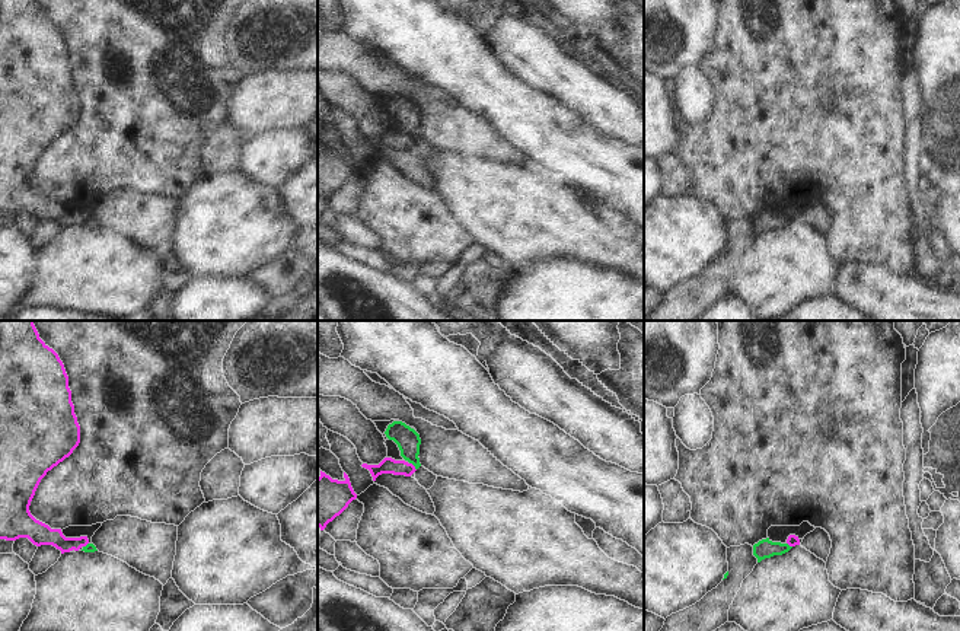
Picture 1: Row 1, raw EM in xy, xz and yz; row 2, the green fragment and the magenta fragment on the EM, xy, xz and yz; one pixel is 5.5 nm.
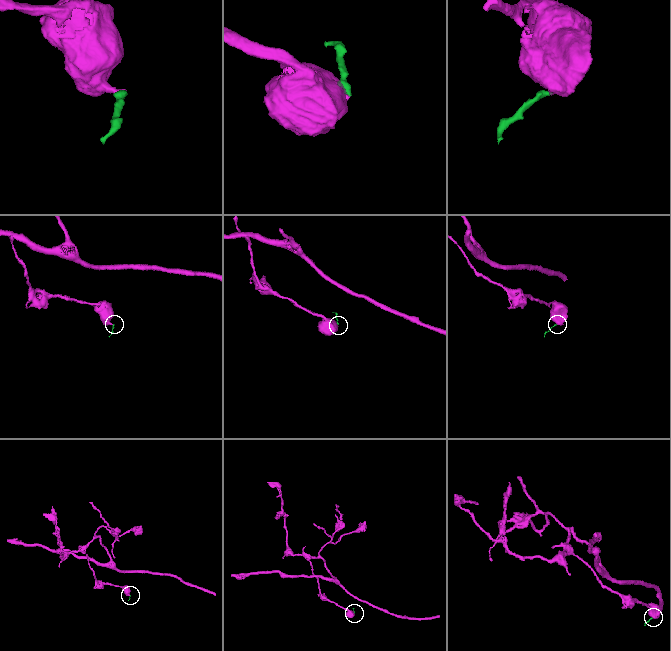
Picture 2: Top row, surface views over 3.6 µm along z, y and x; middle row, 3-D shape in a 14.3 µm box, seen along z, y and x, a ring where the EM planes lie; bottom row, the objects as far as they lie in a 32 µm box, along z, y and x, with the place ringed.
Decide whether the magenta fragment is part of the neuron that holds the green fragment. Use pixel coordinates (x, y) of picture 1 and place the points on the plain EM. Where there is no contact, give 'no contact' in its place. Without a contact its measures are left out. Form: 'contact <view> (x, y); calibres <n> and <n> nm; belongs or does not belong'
contact xz (414, 139); calibres 130 and 90 nm; does not belong

